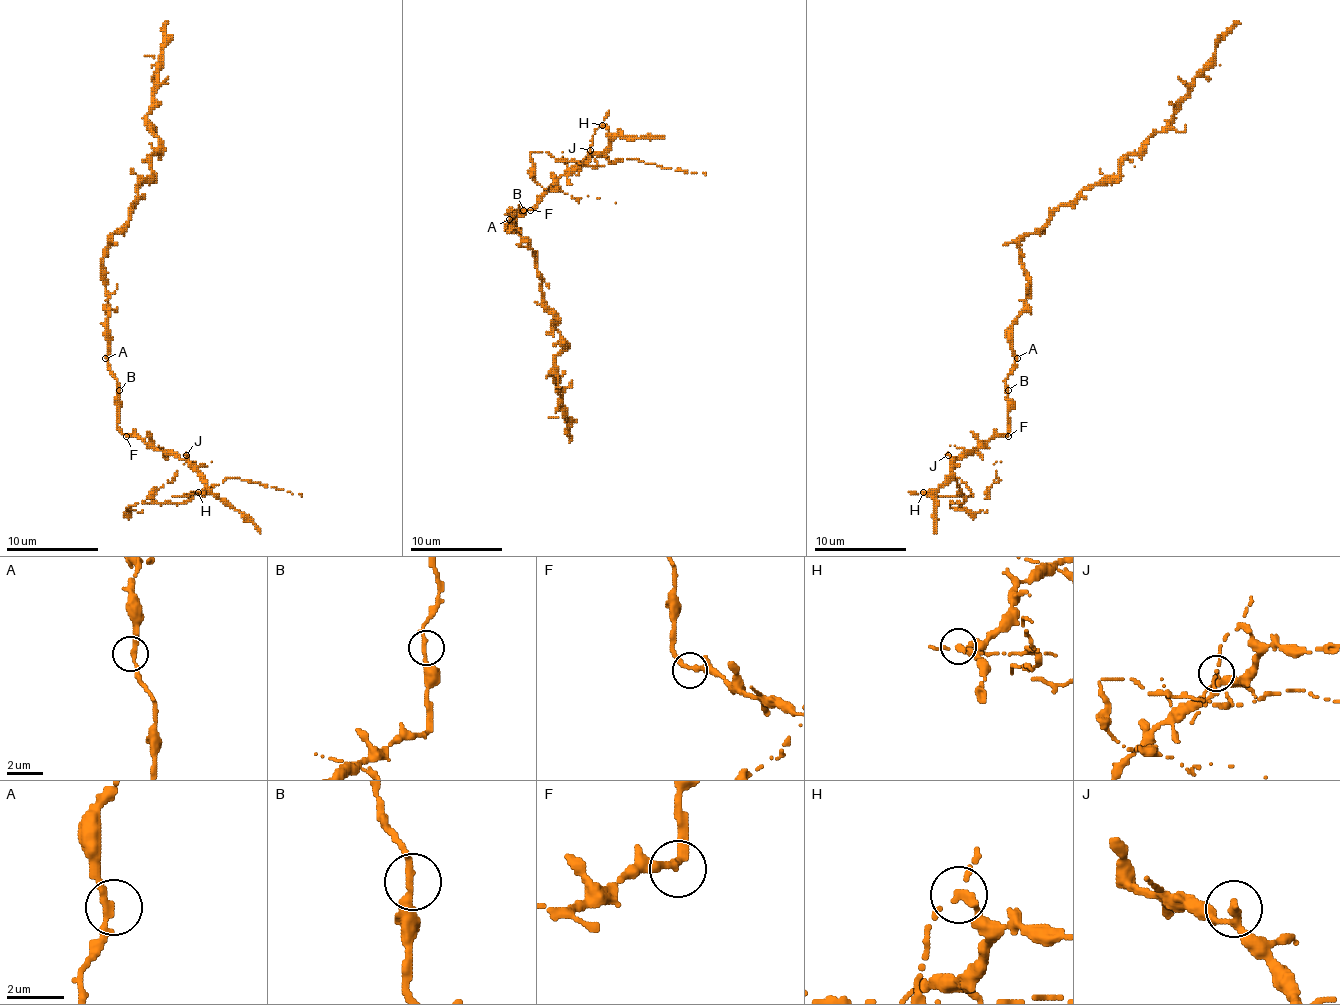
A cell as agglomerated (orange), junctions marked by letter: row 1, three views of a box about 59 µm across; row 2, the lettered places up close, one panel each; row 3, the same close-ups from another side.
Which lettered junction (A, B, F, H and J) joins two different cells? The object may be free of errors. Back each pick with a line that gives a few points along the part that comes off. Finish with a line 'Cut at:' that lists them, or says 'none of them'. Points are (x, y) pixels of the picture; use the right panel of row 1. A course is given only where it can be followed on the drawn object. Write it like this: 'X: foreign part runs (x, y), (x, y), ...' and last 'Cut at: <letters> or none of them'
H: foreign part runs (922, 492), (957, 494), (961, 503), (950, 505), (987, 512), (987, 494), (998, 480), (994, 464), (1001, 462)
Cut at: H

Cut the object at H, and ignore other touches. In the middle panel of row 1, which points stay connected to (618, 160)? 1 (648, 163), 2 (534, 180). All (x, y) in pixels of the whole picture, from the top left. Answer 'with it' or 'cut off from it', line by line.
1: with it
2: with it

